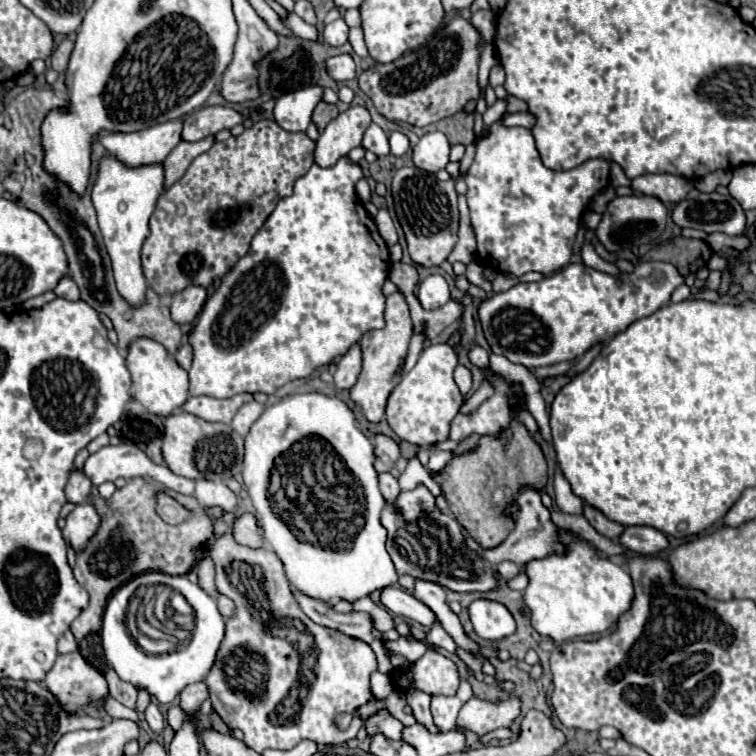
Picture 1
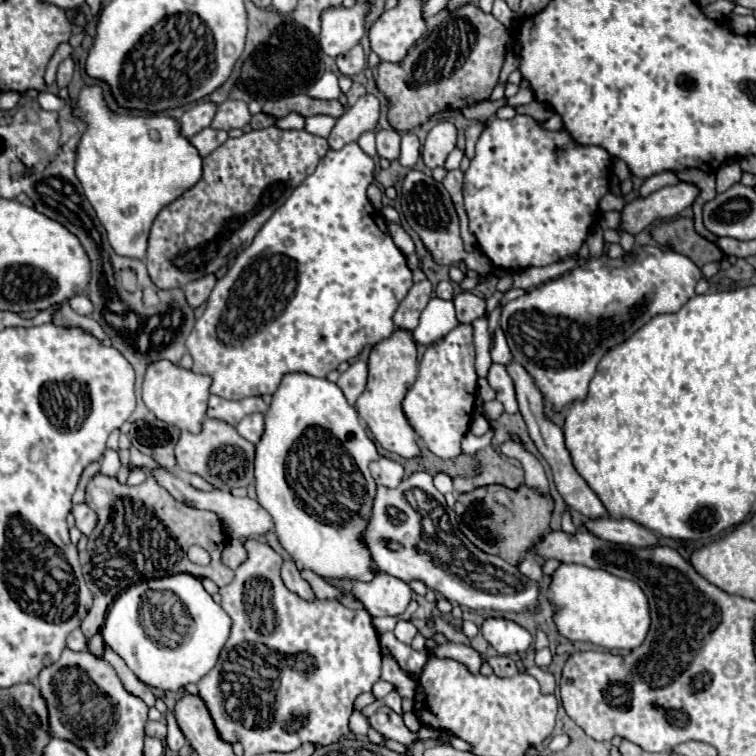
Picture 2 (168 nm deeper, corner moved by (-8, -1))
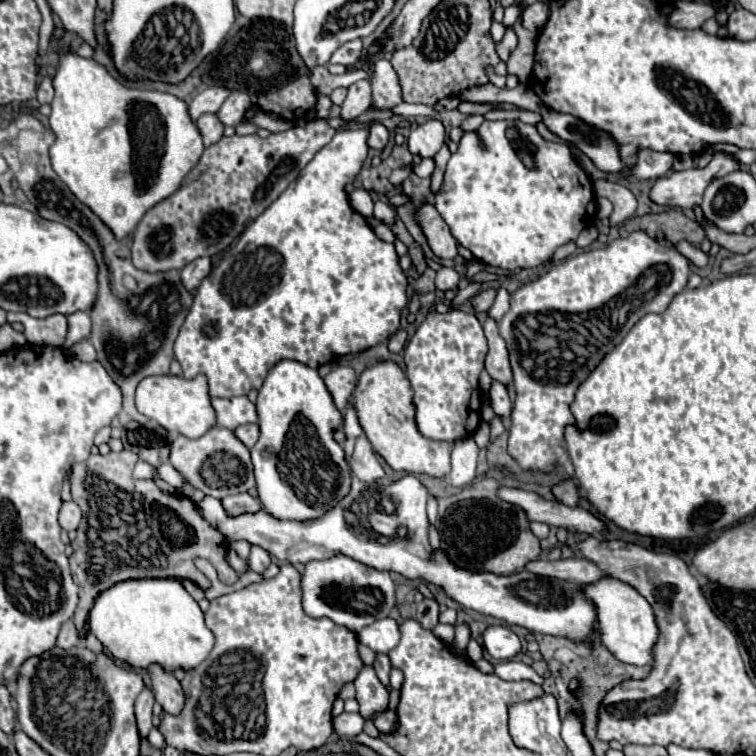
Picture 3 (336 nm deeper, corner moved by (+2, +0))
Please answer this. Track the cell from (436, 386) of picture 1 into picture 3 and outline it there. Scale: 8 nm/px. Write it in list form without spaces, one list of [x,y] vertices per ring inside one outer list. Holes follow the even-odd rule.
[[[430,312],[404,350],[406,378],[414,390],[418,430],[432,440],[464,440],[480,424],[480,372],[488,352],[482,324],[472,312]]]

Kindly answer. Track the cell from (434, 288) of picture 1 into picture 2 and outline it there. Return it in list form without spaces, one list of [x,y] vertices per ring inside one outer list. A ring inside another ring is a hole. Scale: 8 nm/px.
[[[440,281],[440,283],[436,285],[434,293],[436,293],[436,297],[440,297],[440,299],[444,299],[444,301],[452,301],[452,297],[454,297],[452,283],[450,283],[450,281]]]

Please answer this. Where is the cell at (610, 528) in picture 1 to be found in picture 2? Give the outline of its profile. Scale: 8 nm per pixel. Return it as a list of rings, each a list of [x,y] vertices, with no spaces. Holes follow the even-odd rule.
[[[512,363],[506,367],[512,381],[514,381],[514,387],[516,387],[516,399],[518,399],[518,407],[520,407],[520,413],[528,425],[528,431],[530,431],[530,437],[536,445],[536,449],[542,453],[542,457],[550,463],[552,467],[552,473],[554,473],[554,483],[556,483],[556,489],[560,491],[560,495],[564,497],[566,505],[574,511],[580,511],[582,515],[586,515],[588,519],[598,519],[600,515],[608,515],[606,513],[606,507],[602,505],[602,501],[594,495],[594,491],[588,487],[588,483],[578,475],[578,471],[574,469],[572,465],[572,459],[570,459],[570,453],[564,445],[564,433],[562,433],[562,427],[558,427],[556,423],[552,423],[546,413],[544,413],[544,395],[540,395],[540,389],[536,387],[534,379],[528,375],[528,371],[524,371],[524,367],[520,363]]]

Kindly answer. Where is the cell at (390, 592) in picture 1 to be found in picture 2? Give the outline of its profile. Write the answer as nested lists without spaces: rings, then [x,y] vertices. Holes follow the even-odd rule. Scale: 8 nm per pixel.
[[[378,573],[370,583],[354,583],[354,597],[364,603],[372,617],[400,615],[412,599],[412,589],[402,579]]]

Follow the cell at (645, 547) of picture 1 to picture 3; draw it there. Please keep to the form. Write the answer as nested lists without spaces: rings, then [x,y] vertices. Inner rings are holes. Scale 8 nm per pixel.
[[[500,486],[496,490],[496,496],[502,502],[510,502],[510,504],[522,508],[530,522],[534,522],[534,520],[536,522],[546,522],[550,526],[570,528],[570,530],[578,530],[578,532],[586,532],[586,534],[594,534],[594,532],[604,532],[606,530],[604,522],[598,520],[588,510],[570,508],[570,506],[564,506],[560,502],[546,500],[546,498],[538,496],[536,492]]]

